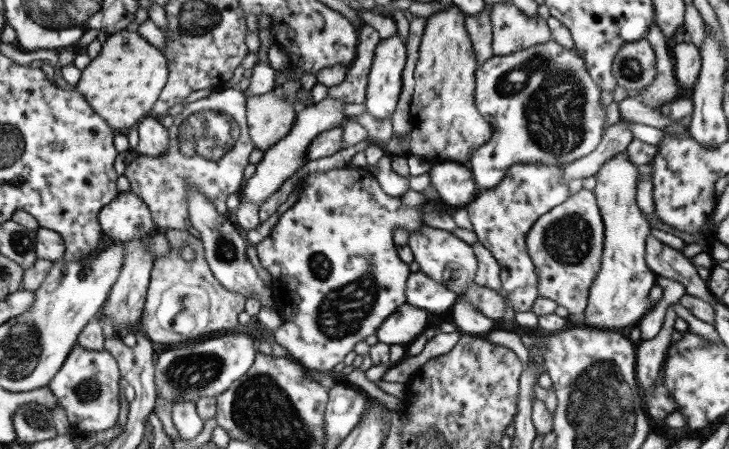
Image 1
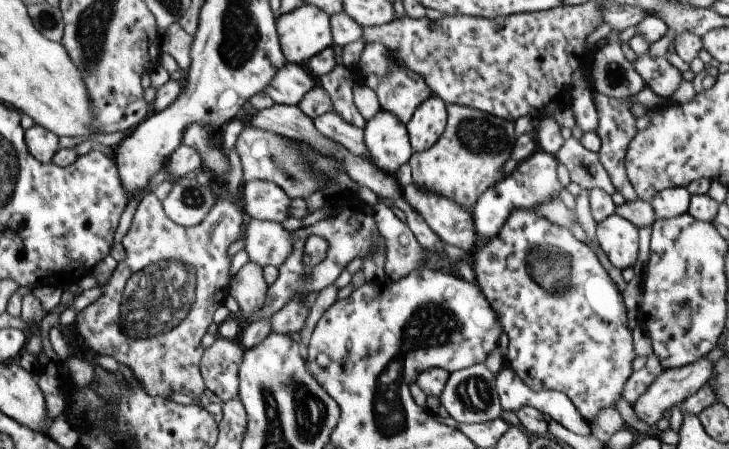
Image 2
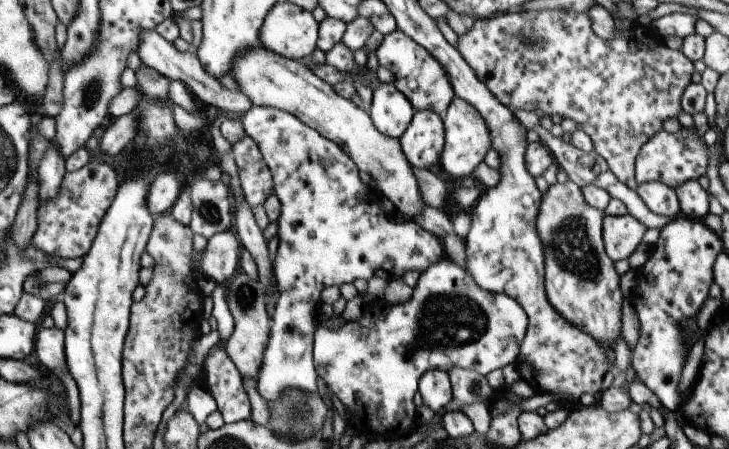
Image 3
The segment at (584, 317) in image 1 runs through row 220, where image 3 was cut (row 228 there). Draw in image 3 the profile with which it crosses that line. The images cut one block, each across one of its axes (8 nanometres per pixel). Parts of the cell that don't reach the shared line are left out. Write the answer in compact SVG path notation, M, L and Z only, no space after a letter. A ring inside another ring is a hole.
M630 214L602 216L602 243L607 256L615 260L625 260L641 242L647 227Z

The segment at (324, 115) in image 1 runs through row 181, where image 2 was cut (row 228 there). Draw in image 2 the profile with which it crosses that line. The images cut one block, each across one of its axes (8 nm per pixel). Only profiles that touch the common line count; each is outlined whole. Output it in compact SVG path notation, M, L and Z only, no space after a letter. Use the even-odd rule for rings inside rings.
M246 219L243 231L245 254L257 266L278 267L291 252L291 233L281 223Z

